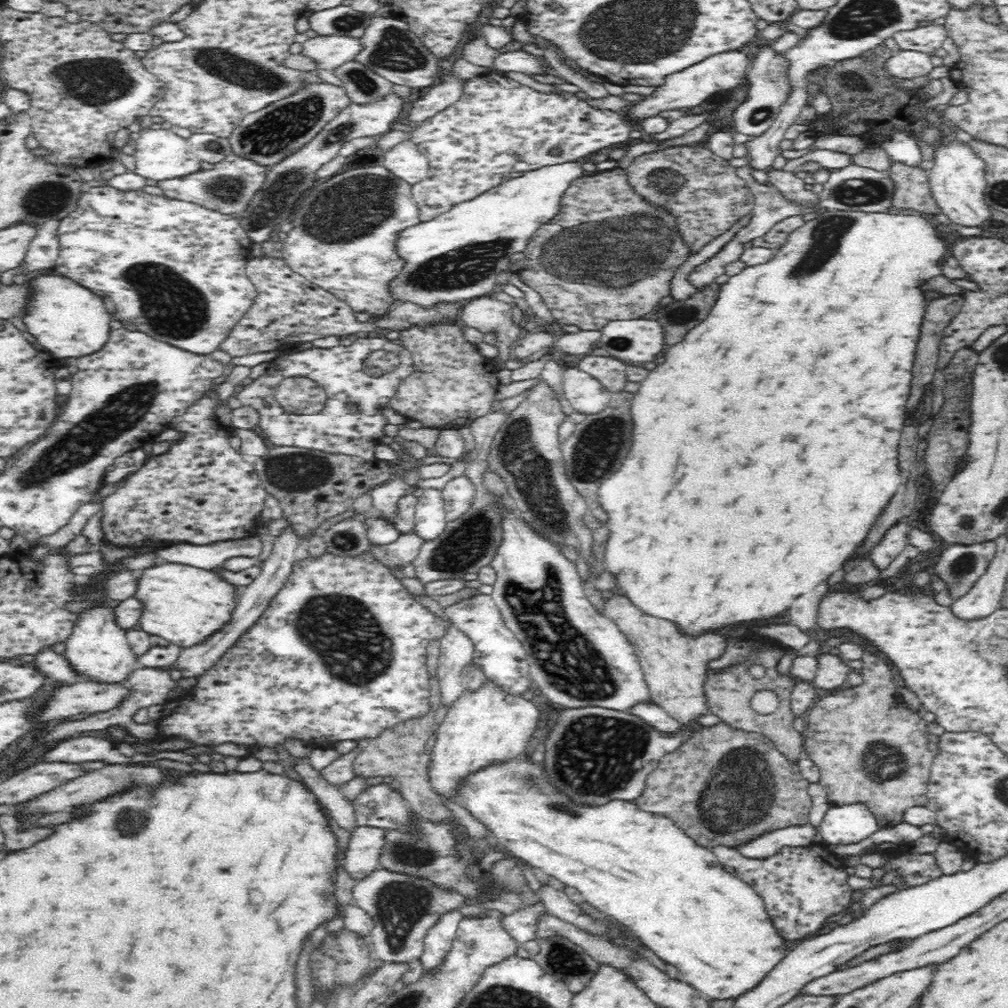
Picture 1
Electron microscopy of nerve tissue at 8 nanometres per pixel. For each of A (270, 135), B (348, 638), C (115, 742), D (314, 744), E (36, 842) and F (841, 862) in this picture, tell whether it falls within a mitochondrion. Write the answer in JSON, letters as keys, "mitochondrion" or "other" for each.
{"A":"mitochondrion","B":"mitochondrion","C":"other","D":"other","E":"other","F":"other"}

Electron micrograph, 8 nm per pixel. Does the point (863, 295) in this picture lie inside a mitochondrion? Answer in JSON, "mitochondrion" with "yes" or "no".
{"mitochondrion":"no"}

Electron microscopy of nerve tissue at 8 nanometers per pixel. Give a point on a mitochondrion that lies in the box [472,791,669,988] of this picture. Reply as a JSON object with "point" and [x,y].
{"point":[568,962]}

